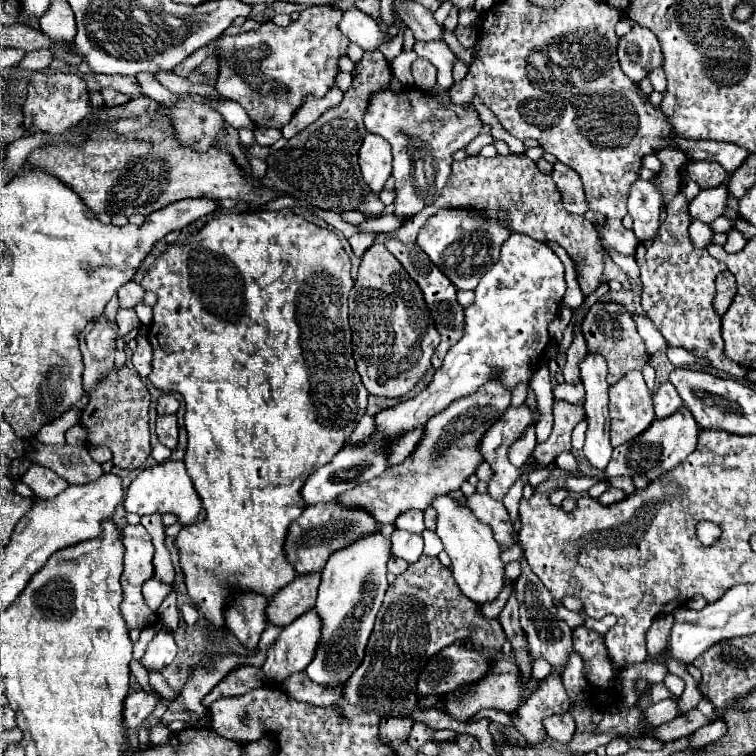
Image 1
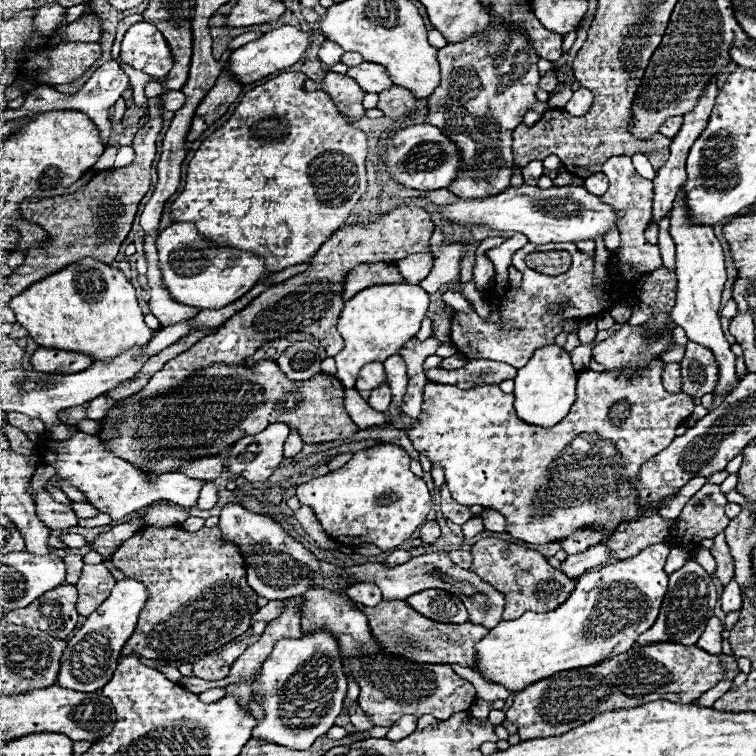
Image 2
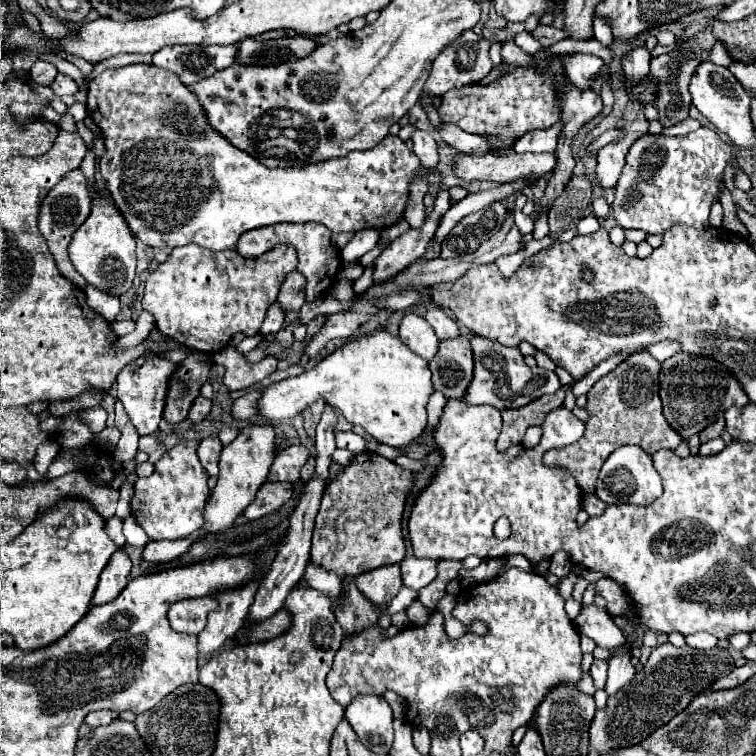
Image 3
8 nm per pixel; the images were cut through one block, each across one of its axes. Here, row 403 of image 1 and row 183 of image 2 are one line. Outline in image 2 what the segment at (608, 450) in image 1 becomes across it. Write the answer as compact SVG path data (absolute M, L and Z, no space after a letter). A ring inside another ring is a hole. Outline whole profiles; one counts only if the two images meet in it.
M598 172L598 174L590 176L590 178L586 178L584 188L586 188L590 194L602 196L602 194L608 190L608 178L606 178L602 172Z

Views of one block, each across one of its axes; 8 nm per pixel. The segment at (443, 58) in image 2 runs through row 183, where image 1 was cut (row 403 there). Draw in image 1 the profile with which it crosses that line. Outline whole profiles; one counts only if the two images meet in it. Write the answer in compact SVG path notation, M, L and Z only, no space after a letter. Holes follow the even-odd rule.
M496 382L484 384L480 392L452 402L446 410L434 416L434 420L426 424L418 448L402 464L388 468L382 476L366 484L358 484L354 490L338 496L338 500L346 506L366 508L380 524L394 524L394 520L408 510L426 510L434 496L460 490L460 486L476 474L476 468L484 462L482 454L478 452L478 444L508 406L508 390Z

